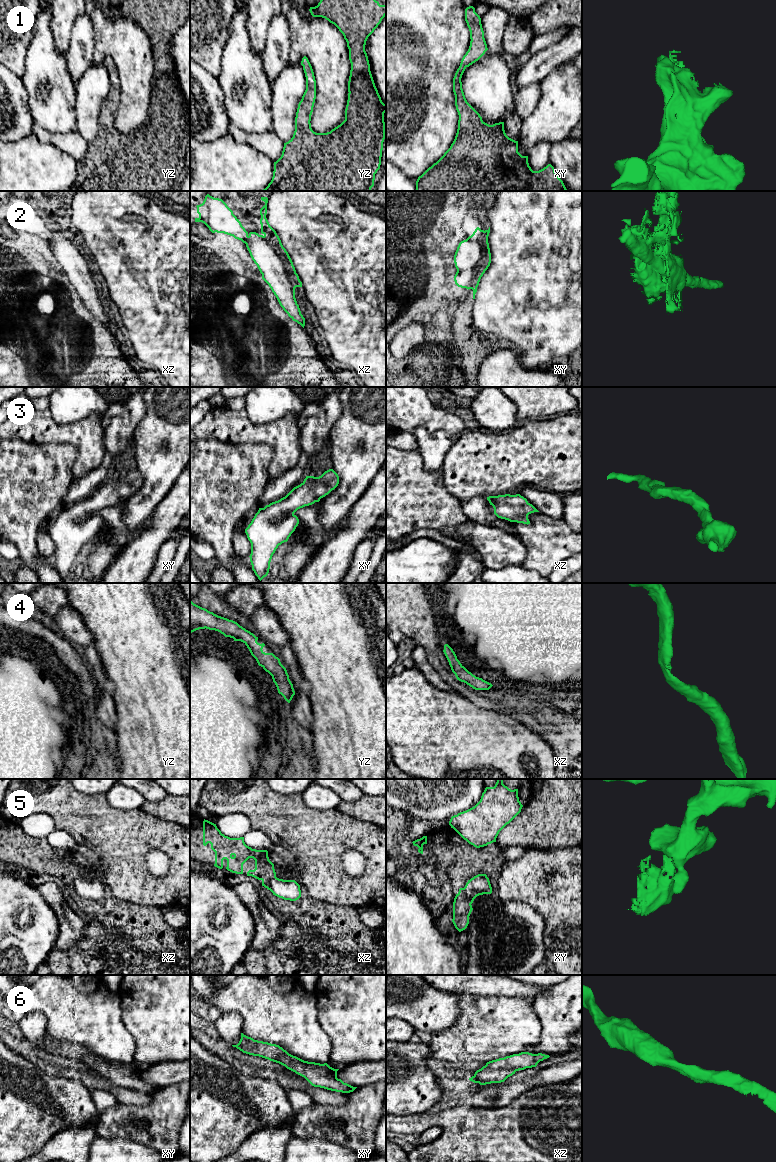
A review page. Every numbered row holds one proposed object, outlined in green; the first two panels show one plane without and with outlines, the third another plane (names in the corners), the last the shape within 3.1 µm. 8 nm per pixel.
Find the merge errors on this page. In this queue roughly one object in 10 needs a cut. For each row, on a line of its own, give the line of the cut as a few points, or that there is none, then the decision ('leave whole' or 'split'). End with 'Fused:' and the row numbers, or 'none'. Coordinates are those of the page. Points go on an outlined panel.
1: cut none; leave whole
2: cut none; leave whole
3: cut none; leave whole
4: cut none; leave whole
5: cut xy (464, 887), (470, 904); split
6: cut none; leave whole
Fused: 5

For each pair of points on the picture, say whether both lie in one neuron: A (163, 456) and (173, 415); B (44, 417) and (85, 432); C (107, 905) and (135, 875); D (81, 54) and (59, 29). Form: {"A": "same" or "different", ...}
{"A": "same", "B": "same", "C": "different", "D": "different"}

